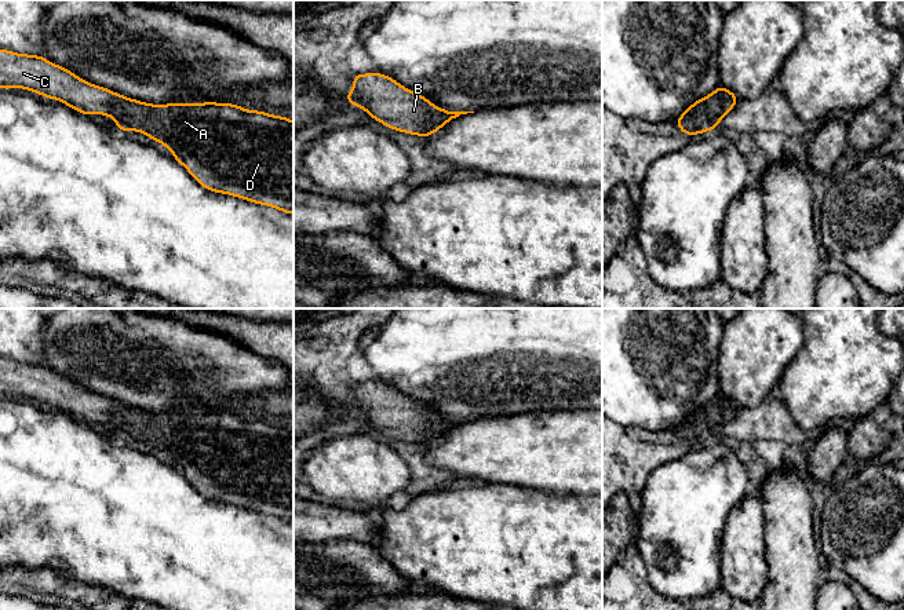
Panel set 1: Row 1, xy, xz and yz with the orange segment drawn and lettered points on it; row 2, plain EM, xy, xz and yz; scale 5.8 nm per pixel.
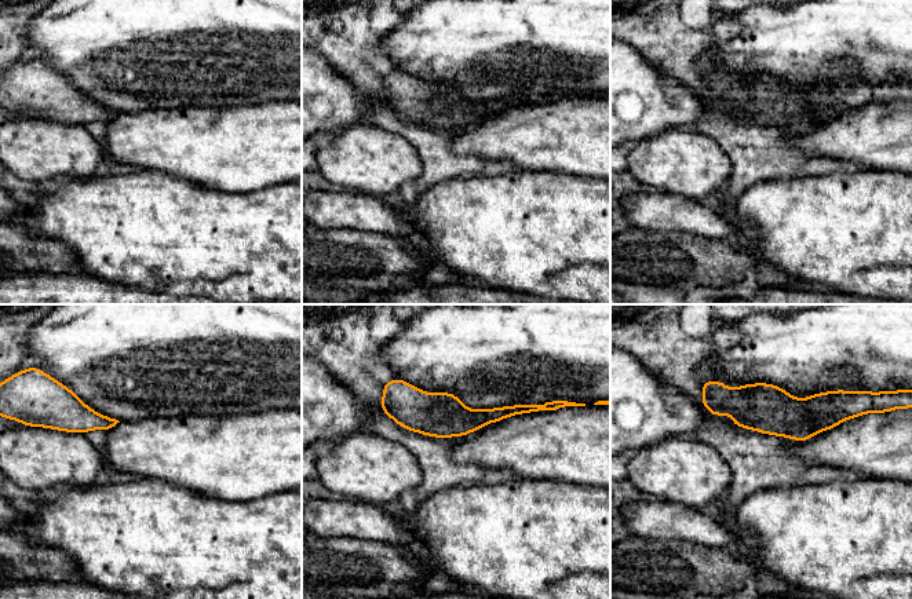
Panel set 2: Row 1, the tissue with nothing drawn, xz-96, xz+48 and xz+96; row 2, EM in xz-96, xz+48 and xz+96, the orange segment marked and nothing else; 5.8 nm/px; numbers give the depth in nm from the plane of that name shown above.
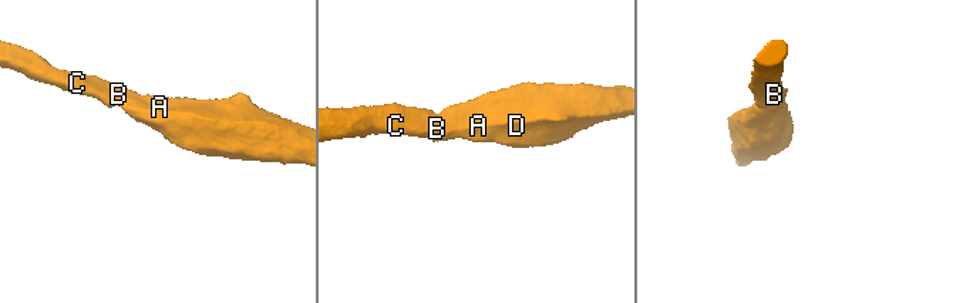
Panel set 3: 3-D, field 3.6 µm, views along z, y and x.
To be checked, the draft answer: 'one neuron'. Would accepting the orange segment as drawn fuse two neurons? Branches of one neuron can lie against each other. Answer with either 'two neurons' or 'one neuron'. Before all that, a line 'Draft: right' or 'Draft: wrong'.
Draft: right
one neuron

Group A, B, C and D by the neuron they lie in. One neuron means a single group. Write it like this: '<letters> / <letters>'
A B C D

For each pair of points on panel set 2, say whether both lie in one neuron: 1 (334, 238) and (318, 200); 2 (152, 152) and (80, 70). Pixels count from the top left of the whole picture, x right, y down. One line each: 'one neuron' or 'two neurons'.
1: two neurons
2: two neurons

